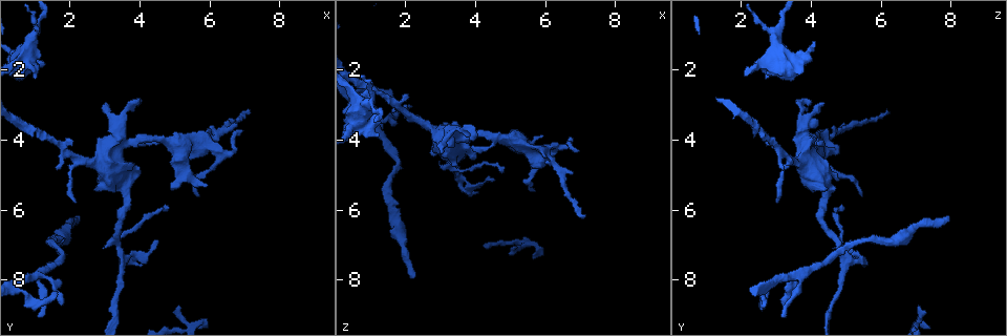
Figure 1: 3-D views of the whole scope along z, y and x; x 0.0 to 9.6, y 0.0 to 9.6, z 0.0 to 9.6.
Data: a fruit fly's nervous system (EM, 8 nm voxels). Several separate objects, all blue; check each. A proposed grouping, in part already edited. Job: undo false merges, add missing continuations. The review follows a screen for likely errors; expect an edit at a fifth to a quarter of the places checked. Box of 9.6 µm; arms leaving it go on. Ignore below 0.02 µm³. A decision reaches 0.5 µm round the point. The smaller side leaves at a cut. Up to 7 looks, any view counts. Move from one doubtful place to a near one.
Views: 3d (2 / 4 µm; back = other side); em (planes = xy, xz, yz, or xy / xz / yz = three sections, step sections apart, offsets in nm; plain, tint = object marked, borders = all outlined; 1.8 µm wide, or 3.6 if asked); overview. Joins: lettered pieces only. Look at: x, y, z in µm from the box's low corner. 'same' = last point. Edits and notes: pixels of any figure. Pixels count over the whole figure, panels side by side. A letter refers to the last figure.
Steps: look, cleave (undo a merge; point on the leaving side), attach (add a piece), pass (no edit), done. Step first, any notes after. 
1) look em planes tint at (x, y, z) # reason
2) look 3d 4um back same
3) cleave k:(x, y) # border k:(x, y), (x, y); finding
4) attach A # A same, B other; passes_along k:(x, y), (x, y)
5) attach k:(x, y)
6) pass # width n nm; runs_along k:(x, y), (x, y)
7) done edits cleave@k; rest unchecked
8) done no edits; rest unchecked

look em planes plain at (2.25, 6.20, 7.90) # an open end

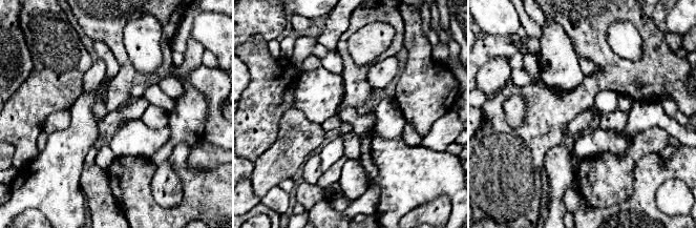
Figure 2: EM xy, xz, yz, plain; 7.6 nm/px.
look em planes borders same # what lies round it

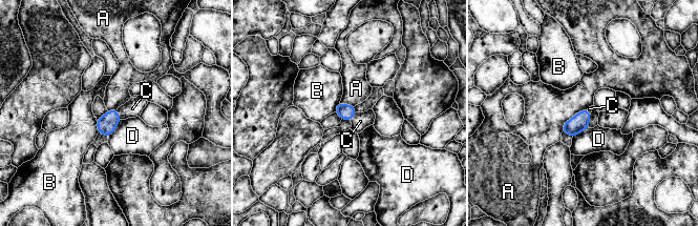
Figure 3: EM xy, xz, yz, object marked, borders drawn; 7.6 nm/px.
attach C # width 120 nm; A other, B other, C same, D other; passes_along 3:(106, 124), (119, 115), (132, 108); the cell continues

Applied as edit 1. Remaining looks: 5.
look overview

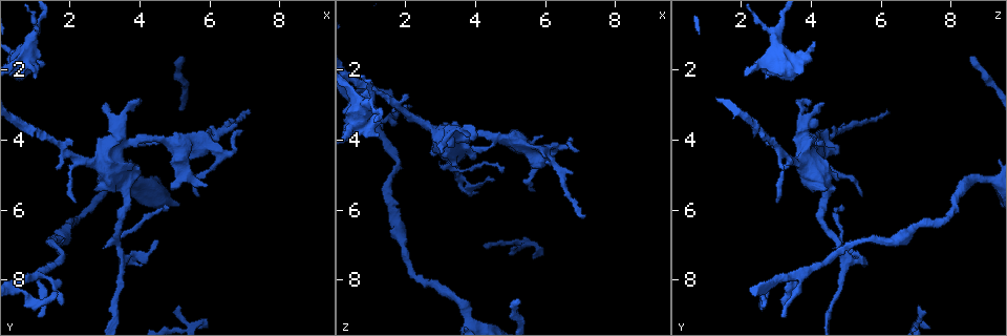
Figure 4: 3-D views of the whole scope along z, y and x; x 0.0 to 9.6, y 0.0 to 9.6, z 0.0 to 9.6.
look 3d 2um at (1.05, 9.10, 3.20) # branch stops here

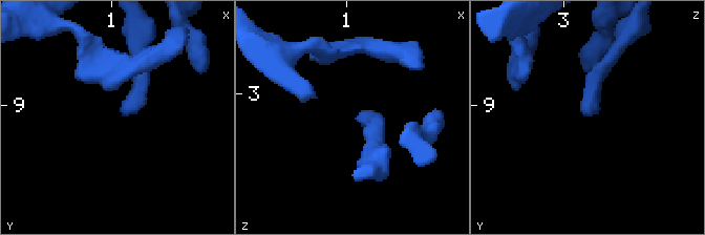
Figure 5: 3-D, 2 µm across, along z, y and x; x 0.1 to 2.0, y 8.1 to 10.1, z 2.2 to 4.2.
look em planes borders at (1.10, 9.04, 3.18)

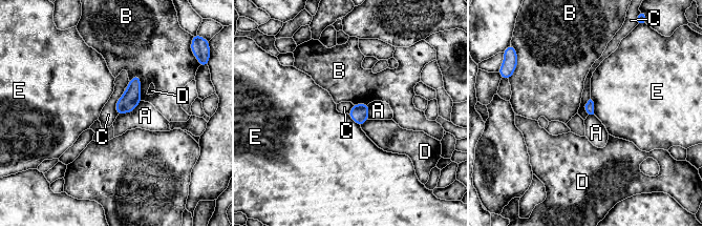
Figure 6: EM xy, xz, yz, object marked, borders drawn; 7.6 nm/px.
pass # A other, B other, C other, D other, E other; border 6:(125, 90), (115, 104), (118, 115); none of them fits

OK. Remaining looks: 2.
done edits attach@3; rest unchecked

